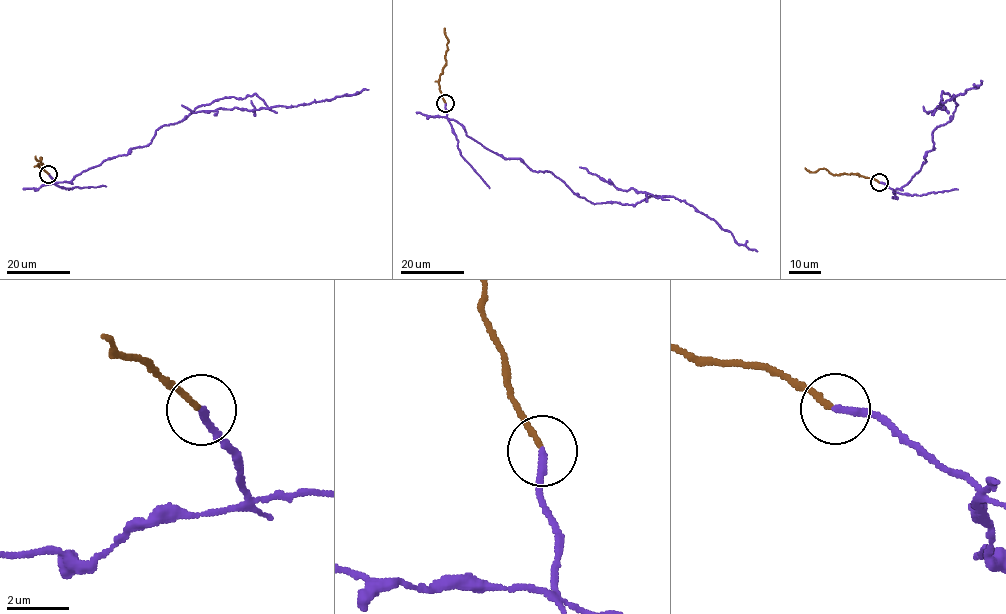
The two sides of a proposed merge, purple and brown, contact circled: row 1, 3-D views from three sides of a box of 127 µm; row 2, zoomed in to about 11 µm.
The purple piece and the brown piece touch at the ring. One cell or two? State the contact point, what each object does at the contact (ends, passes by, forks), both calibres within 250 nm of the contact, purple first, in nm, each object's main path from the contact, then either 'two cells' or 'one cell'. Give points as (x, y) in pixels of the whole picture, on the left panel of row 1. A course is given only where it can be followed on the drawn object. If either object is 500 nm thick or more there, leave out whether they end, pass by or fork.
at (48, 174); purple ends there; brown ends there; 240 nm thick on the purple side, 180 nm on the other; purple runs (48, 174), (54, 182), (69, 182), (146, 146), (163, 125), (220, 99), (255, 93), (269, 108), (368, 89); brown runs (48, 174), (37, 165), (43, 164), (41, 157), (39, 160), (35, 156); two cells

